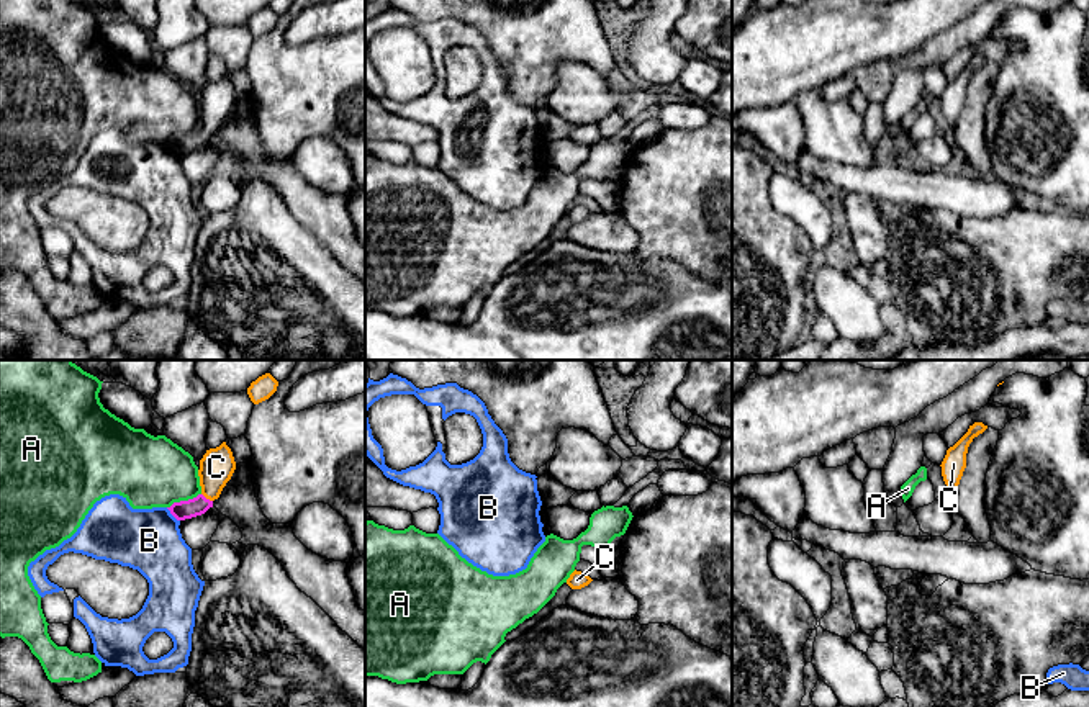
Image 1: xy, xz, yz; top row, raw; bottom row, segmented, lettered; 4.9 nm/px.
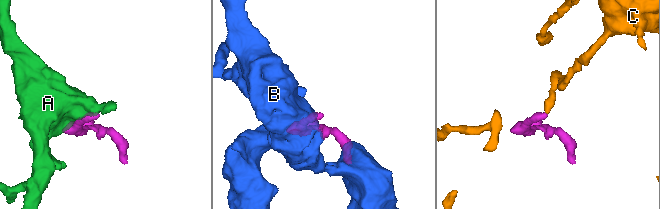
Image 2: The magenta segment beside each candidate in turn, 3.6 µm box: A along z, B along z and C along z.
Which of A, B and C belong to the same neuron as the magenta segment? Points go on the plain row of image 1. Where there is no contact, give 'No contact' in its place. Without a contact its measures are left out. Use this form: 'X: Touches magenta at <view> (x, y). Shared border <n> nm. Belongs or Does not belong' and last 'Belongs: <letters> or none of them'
A: Touches magenta at xy (184, 135). Shared border 180 nm. Does not belong
B: Touches magenta at xy (172, 148). Shared border 100 nm. Does not belong
C: Touches magenta at xy (205, 131). Shared border 70 nm. Belongs
Belongs: C

